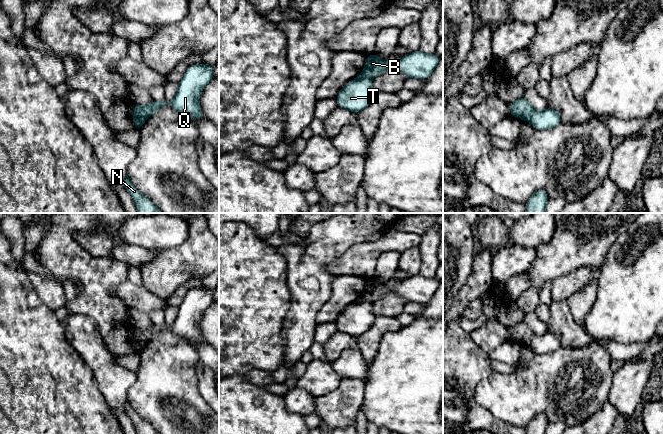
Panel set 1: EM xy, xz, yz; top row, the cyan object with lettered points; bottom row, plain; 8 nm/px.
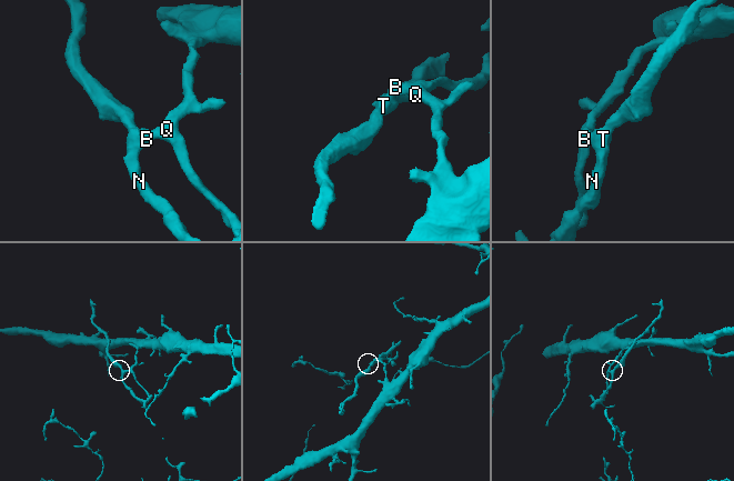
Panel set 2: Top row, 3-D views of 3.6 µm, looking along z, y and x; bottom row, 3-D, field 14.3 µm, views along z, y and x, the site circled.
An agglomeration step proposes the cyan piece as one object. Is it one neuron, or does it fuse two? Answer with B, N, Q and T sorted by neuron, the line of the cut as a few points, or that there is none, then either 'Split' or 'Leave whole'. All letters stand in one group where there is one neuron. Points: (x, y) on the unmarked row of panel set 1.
Groups: B Q / N T. Split along xy (136, 330), (146, 342). Split

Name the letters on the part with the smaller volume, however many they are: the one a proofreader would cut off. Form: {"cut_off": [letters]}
{"cut_off": ["N", "T"]}

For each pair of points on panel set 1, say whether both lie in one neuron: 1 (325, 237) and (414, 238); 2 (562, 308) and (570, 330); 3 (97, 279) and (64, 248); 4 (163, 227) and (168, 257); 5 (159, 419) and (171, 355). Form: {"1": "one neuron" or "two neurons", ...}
{"1": "two neurons", "2": "one neuron", "3": "one neuron", "4": "two neurons", "5": "one neuron"}

